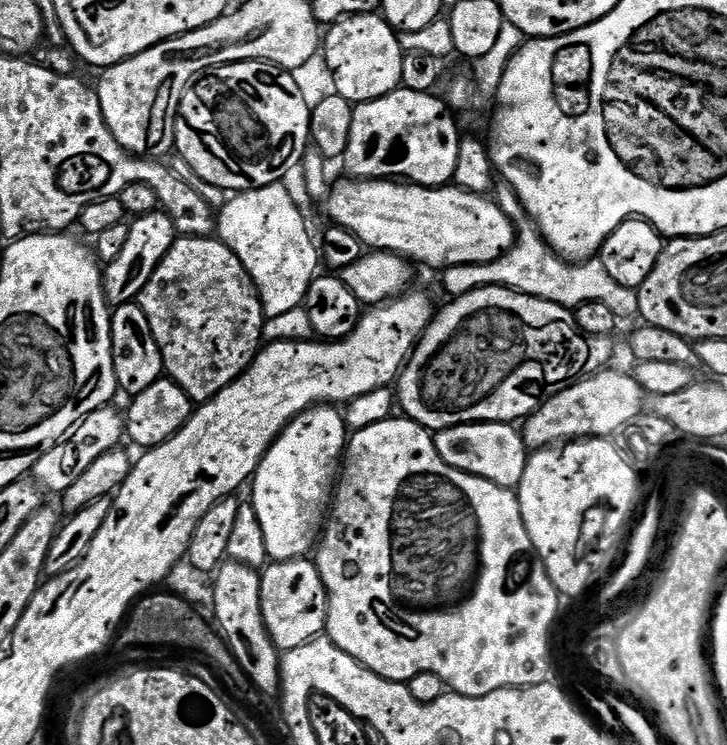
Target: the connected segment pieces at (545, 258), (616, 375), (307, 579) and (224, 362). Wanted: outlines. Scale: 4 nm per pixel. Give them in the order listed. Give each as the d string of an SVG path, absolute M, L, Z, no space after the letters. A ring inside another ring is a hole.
M500 182L495 185L494 199L502 214L506 214L506 218L512 220L516 229L516 241L509 252L504 252L489 264L470 264L443 269L444 288L449 292L447 294L449 297L455 298L466 294L470 286L495 286L509 288L527 296L537 296L543 300L552 300L573 310L593 300L602 306L607 306L620 322L632 319L635 321L639 317L639 291L614 282L614 278L606 274L606 266L602 266L599 258L583 262L569 262L561 258L544 241L544 235L536 229L536 223L526 214L518 194L514 194L514 190L508 184Z
M612 371L595 372L563 388L523 421L522 435L529 449L539 450L581 438L612 438L619 428L631 425L641 415L646 393L638 386L635 375Z
M311 559L277 560L260 572L262 618L281 653L305 648L328 627L328 591Z
M181 235L177 238L170 246L166 258L162 258L162 262L158 262L158 270L154 270L154 274L150 274L150 282L146 282L146 286L141 290L138 303L142 314L146 314L146 322L150 322L150 330L154 330L154 342L158 342L158 350L162 354L167 379L174 381L178 386L182 386L182 390L186 390L186 394L193 402L212 400L222 389L233 384L252 365L252 359L260 351L262 341L265 339L265 337L263 338L264 323L266 323L264 307L260 301L260 295L256 293L256 287L250 278L250 274L246 274L246 266L242 266L242 262L238 262L238 254L234 254L234 250L230 250L230 246L226 246L219 238L213 238L211 235Z

